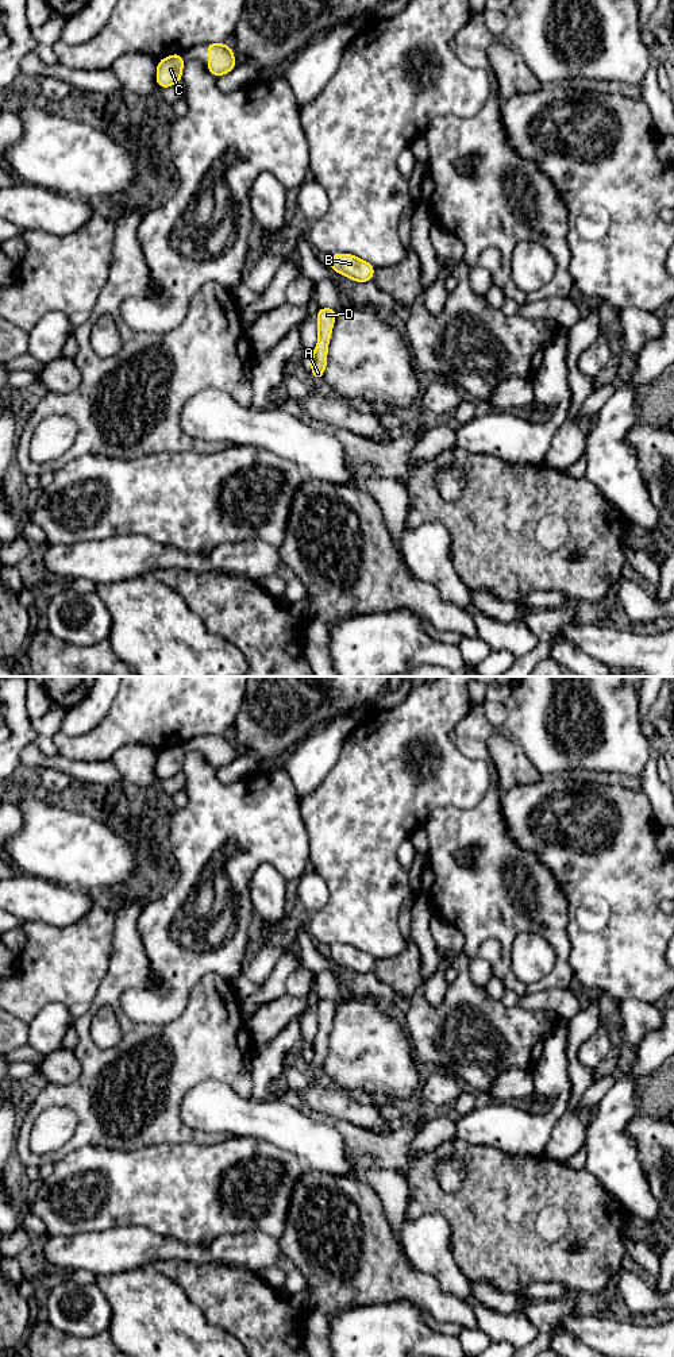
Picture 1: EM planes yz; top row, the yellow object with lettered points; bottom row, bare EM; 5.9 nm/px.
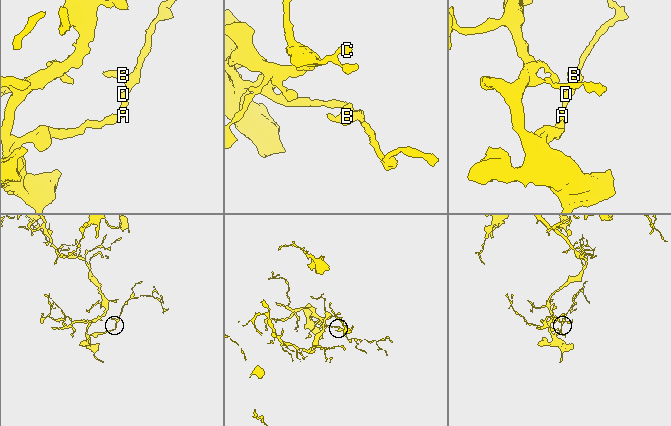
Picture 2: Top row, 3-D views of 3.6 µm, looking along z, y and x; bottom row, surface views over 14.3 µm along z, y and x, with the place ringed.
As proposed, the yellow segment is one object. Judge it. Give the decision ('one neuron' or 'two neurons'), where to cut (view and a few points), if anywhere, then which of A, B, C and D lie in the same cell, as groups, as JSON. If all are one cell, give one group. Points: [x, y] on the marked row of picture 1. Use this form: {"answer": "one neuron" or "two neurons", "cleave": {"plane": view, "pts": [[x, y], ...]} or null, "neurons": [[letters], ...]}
{"answer": "one neuron", "cleave": null, "neurons": [["A", "B", "C", "D"]]}

